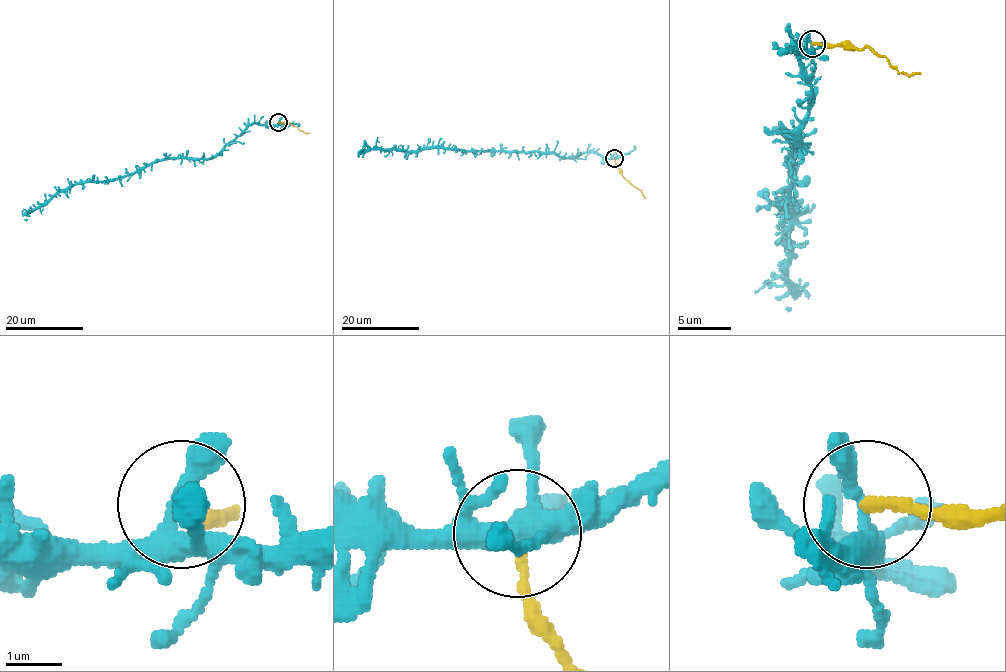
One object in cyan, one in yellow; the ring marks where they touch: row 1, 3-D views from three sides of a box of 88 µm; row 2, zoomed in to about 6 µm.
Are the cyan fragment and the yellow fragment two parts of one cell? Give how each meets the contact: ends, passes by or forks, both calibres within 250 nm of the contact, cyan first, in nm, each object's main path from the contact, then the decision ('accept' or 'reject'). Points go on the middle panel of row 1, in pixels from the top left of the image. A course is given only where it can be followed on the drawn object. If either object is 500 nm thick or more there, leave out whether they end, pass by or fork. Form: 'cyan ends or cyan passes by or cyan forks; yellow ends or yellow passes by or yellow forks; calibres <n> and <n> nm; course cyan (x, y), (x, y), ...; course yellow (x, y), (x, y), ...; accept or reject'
cyan forks; yellow ends; calibres 320 and 180 nm; course cyan (614, 158), (602, 158), (594, 153), (562, 158), (544, 152), (440, 148), (359, 151), (363, 149); course yellow (614, 158), (620, 173), (645, 198); reject

